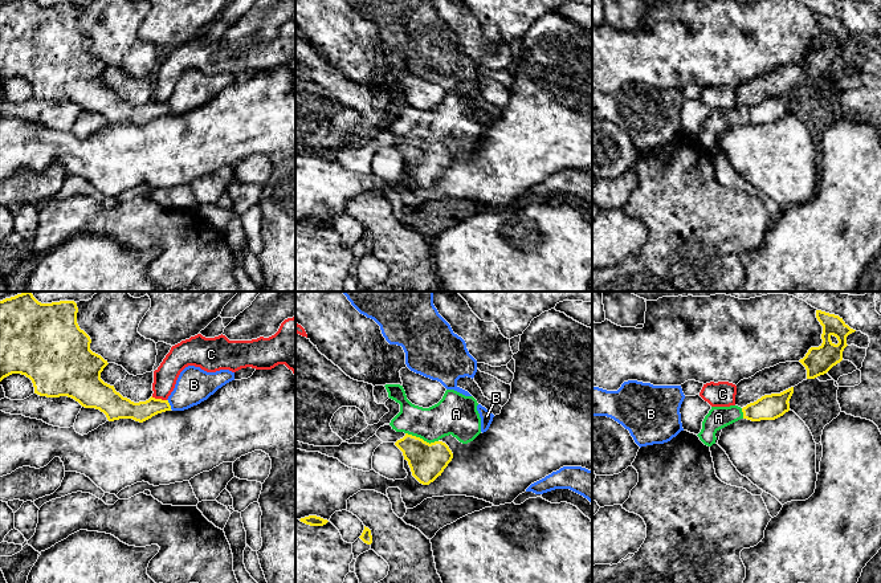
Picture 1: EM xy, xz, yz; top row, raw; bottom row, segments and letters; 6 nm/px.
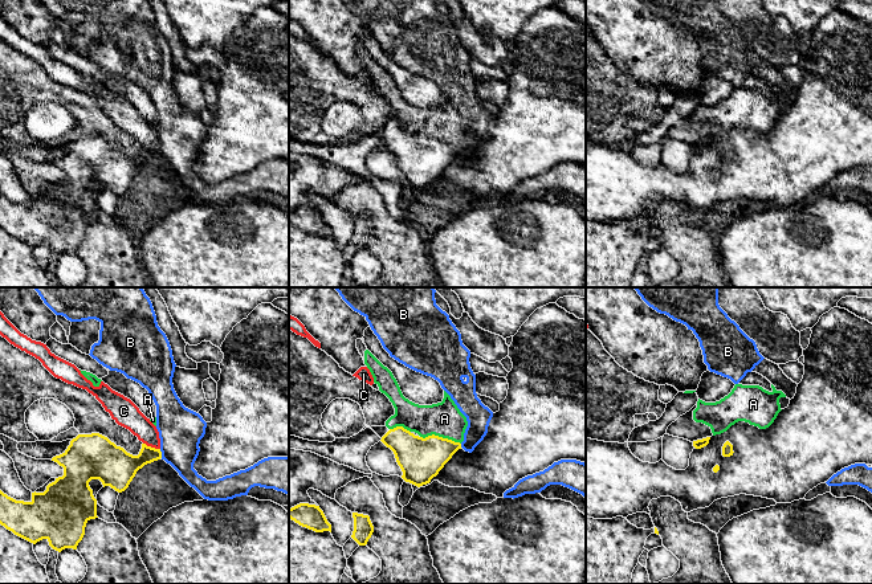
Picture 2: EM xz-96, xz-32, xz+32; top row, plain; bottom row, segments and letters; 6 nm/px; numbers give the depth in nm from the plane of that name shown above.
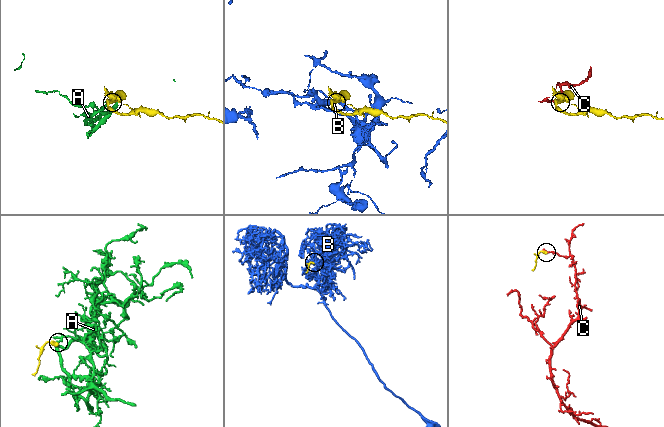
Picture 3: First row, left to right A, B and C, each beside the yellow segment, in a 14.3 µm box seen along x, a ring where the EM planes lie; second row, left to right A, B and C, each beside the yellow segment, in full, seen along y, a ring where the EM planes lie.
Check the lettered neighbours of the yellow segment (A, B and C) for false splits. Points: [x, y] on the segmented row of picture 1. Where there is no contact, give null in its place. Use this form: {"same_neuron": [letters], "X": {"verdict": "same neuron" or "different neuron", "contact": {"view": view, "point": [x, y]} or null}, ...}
{"same_neuron": ["A"], "A": {"verdict": "same neuron", "contact": {"view": "xz", "point": [421, 439]}}, "B": {"verdict": "different neuron", "contact": {"view": "xy", "point": [168, 404]}}, "C": {"verdict": "different neuron", "contact": {"view": "xy", "point": [159, 399]}}}

